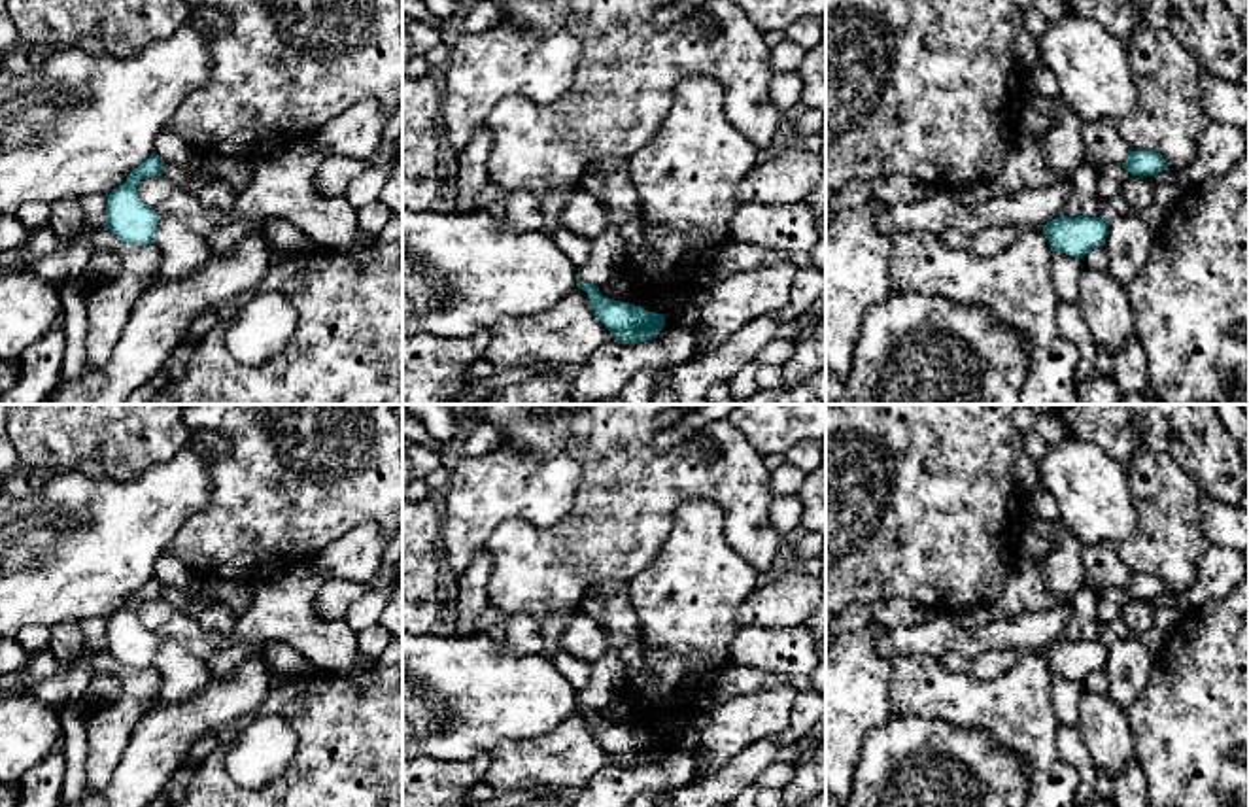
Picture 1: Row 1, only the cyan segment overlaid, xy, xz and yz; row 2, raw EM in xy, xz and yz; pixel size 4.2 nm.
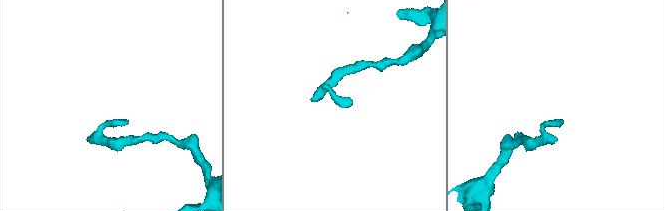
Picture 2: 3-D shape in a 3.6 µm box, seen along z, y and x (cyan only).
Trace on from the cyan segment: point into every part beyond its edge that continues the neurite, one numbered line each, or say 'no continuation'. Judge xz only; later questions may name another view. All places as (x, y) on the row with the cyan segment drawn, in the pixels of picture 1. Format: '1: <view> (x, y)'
no continuation

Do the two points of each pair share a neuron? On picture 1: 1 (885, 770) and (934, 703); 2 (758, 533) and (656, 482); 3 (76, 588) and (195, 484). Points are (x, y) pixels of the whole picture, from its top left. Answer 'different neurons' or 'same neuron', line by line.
1: different neurons
2: same neuron
3: same neuron

